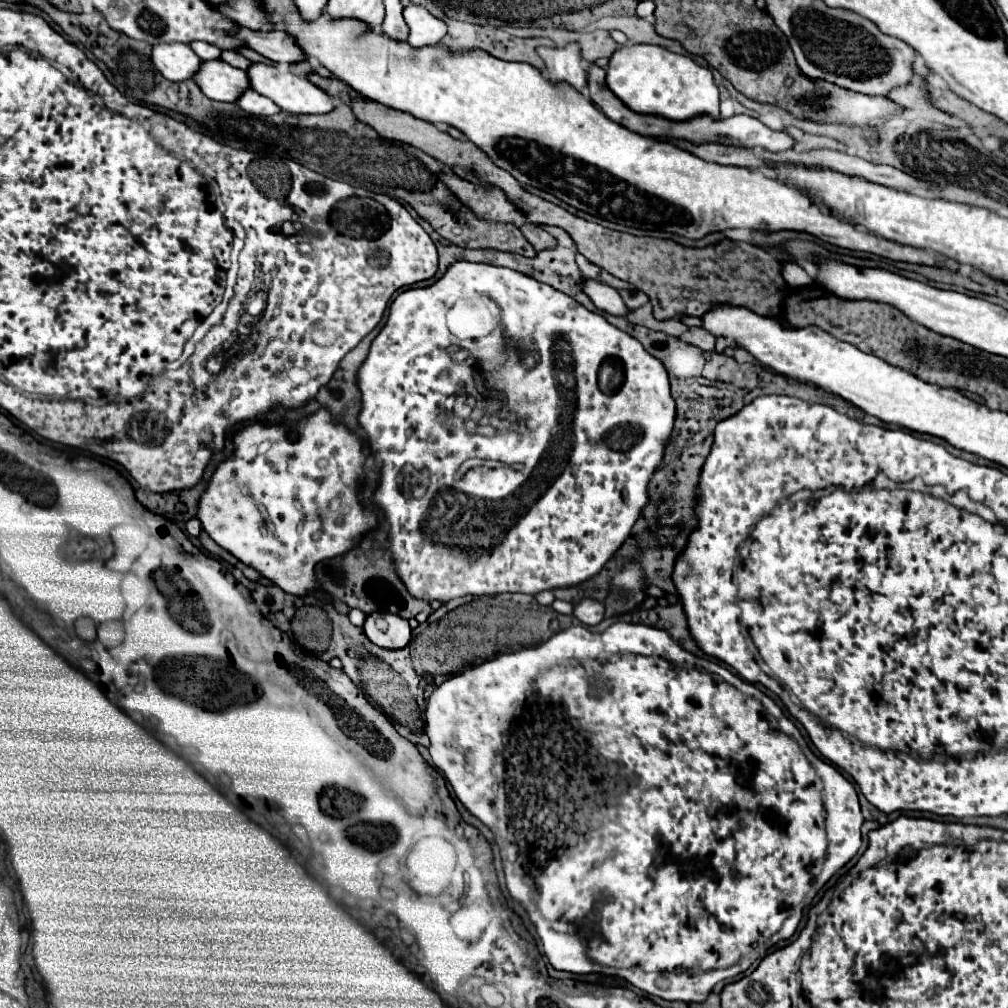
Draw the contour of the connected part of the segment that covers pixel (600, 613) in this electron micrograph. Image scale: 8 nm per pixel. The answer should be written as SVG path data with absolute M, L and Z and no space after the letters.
M584 599L574 607L572 615L576 615L584 625L598 625L604 619L604 605L594 599Z

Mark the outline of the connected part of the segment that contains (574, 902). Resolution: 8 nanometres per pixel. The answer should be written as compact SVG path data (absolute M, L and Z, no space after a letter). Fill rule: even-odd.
M618 620L602 633L592 633L589 627L576 625L552 635L548 641L544 641L542 645L534 649L504 653L478 667L470 667L464 673L444 681L430 695L426 705L424 733L430 737L428 751L432 755L434 767L438 767L444 773L456 797L460 799L460 803L474 817L478 817L490 831L498 829L494 837L500 849L502 845L506 845L508 849L510 845L516 845L516 859L512 861L520 863L526 875L532 877L534 889L530 897L530 893L526 893L526 887L516 887L512 897L524 905L544 945L544 955L548 957L548 963L554 969L570 971L576 975L602 973L602 975L622 977L630 981L634 987L646 991L648 995L656 995L666 1001L702 1003L718 981L732 979L738 973L744 973L752 965L754 959L746 957L740 961L740 957L758 941L770 939L768 947L772 947L778 941L790 939L794 931L798 929L804 907L812 903L812 899L826 885L826 881L838 869L842 869L858 853L862 845L860 827L864 819L860 813L856 789L852 787L848 779L842 777L842 773L834 765L830 765L828 761L812 753L812 749L808 747L808 741L802 737L798 727L782 713L782 709L774 703L774 699L770 699L756 685L744 681L742 677L738 677L724 665L718 665L714 661L700 659L688 653L666 631L654 629L648 625ZM532 899L534 899L535 908L526 908L526 903Z

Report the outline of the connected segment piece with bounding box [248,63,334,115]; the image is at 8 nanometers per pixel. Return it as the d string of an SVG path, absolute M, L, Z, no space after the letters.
M252 63L248 69L248 77L252 83L252 89L258 91L260 95L272 99L278 107L282 107L288 113L296 113L296 115L320 115L320 113L328 113L334 109L334 101L330 95L326 95L320 87L316 87L310 79L298 77L290 71L280 71L274 65L262 65L262 63Z

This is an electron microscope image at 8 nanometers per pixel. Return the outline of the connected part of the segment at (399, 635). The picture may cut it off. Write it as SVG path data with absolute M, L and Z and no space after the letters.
M372 613L364 625L366 637L382 649L404 649L410 643L412 629L406 619L394 613Z

